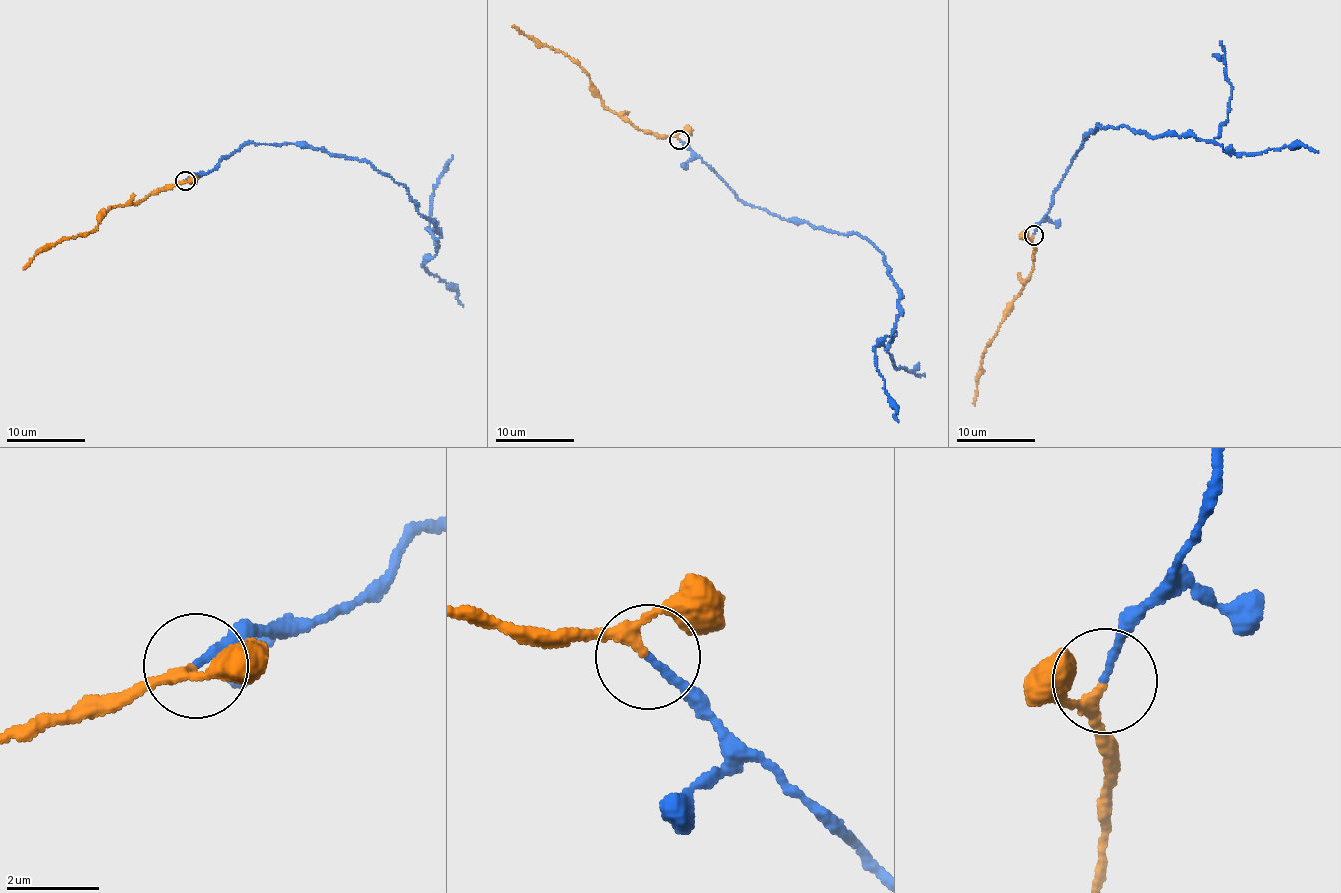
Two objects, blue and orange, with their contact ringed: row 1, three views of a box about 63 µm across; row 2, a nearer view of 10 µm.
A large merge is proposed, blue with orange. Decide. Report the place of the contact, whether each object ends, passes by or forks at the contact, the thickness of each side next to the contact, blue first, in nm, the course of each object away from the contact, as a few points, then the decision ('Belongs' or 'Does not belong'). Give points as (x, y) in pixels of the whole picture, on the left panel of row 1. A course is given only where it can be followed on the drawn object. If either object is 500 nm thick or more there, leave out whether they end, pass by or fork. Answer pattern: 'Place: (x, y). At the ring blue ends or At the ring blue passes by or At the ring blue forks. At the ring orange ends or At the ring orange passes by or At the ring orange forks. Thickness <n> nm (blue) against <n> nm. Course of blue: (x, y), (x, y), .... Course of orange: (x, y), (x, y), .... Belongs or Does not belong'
Place: (185, 180). At the ring blue ends. At the ring orange passes by. Thickness 170 nm (blue) against 190 nm. Course of blue: (185, 181), (251, 143), (304, 142), (371, 162), (405, 187), (433, 224), (438, 245), (423, 264), (463, 307). Course of orange: (185, 181), (152, 192), (135, 203), (115, 206), (104, 215), (98, 227), (51, 244), (23, 269). Does not belong

